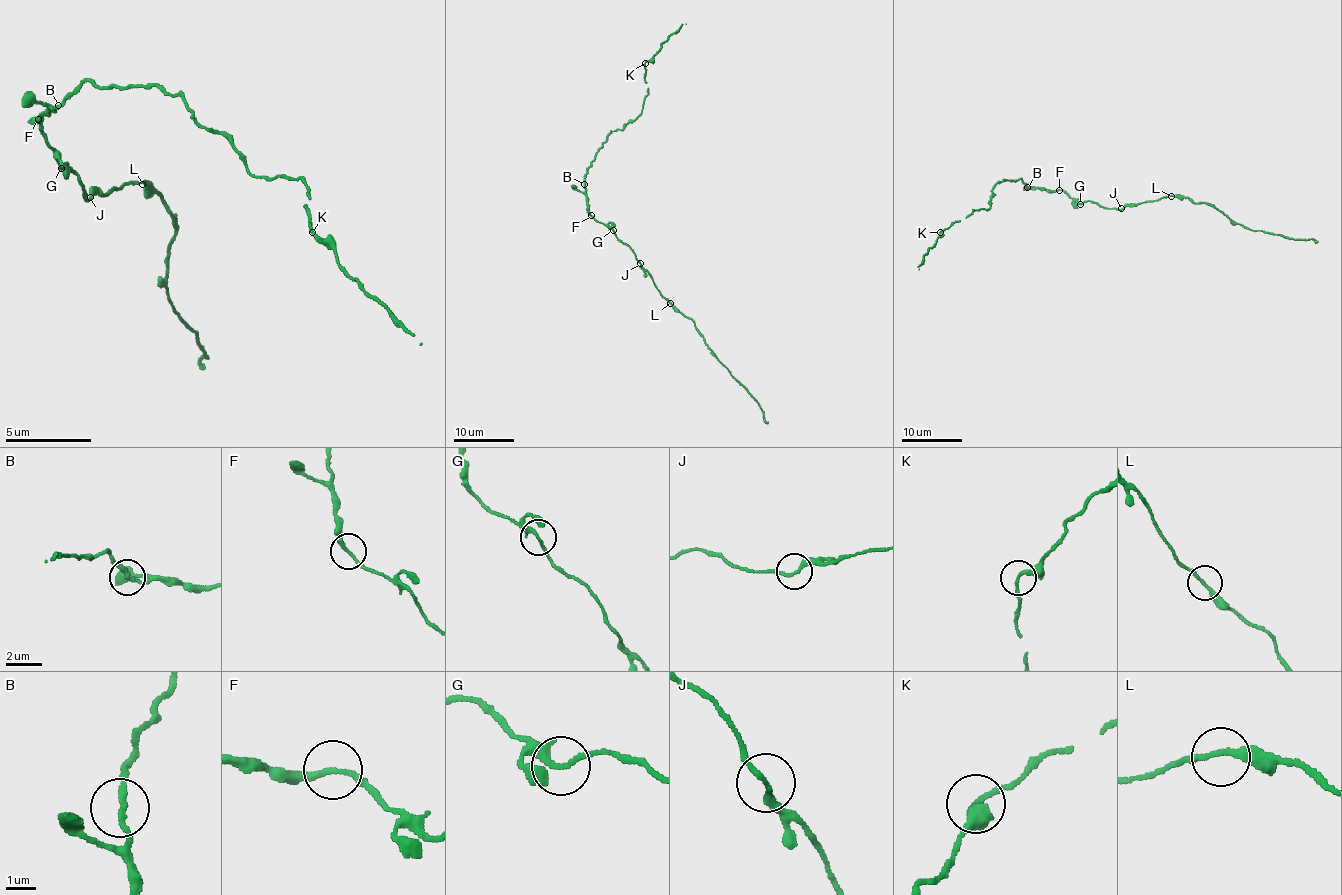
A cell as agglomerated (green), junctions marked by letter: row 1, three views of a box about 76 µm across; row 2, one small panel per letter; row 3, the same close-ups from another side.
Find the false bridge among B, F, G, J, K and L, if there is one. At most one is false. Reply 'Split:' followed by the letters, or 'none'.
Split: none

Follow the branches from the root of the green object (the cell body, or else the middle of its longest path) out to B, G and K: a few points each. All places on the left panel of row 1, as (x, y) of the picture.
B: (47, 139), (38, 119), (32, 117), (51, 113), (49, 108), (57, 110), (55, 106), (58, 105)
G: (47, 139), (61, 168)
K: (47, 139), (32, 117), (57, 110), (87, 81), (175, 92), (258, 178), (304, 181), (311, 231)

